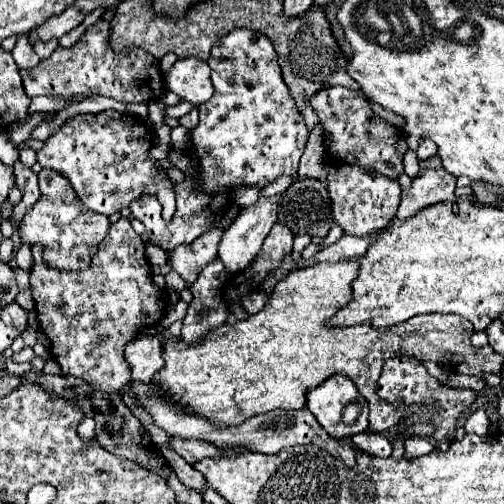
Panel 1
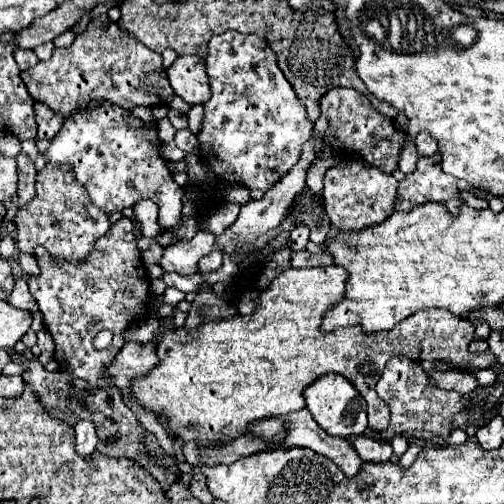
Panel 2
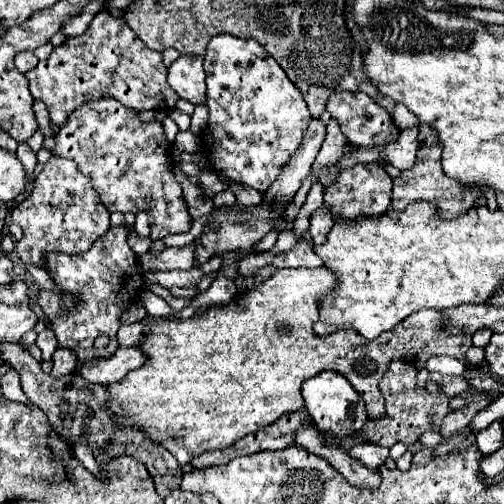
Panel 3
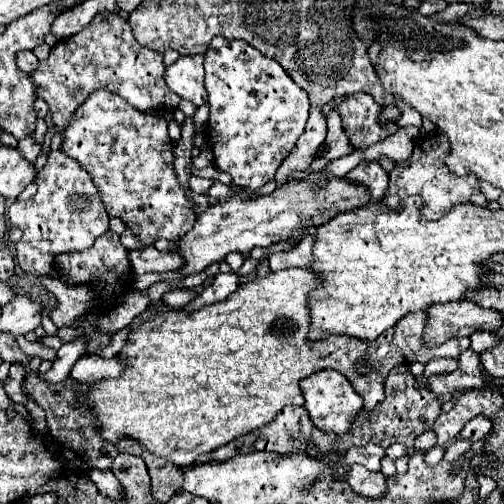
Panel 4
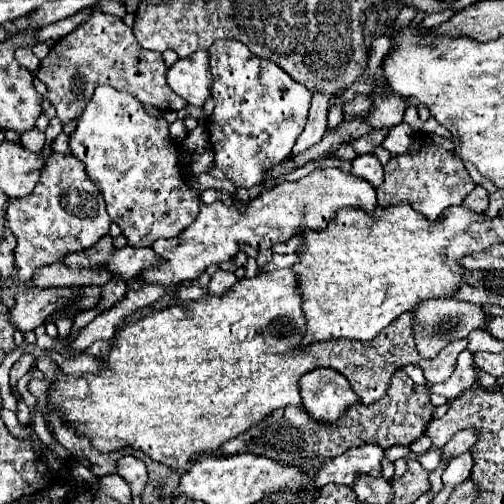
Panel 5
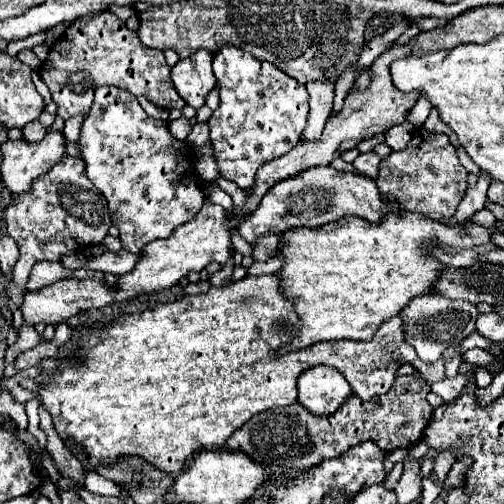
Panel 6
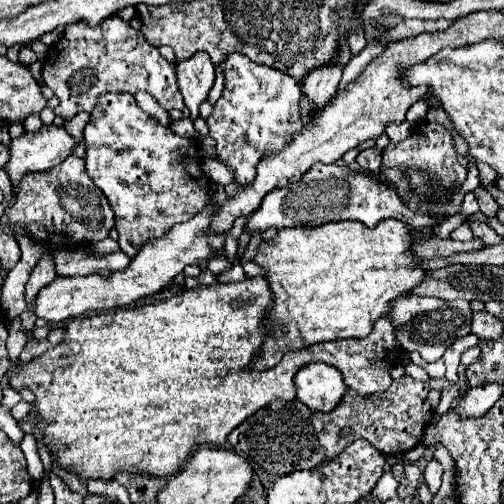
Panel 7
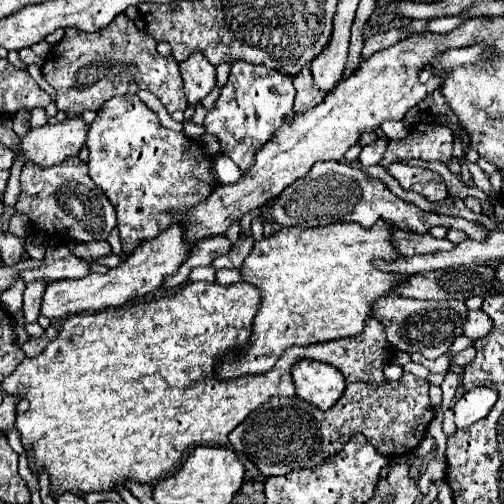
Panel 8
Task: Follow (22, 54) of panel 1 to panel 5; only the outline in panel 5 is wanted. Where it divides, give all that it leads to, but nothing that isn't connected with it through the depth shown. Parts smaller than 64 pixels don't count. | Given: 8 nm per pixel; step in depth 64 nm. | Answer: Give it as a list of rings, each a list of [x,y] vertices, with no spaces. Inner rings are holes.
[[[18,48],[18,50],[16,50],[16,60],[18,60],[24,68],[28,68],[30,72],[36,72],[36,68],[38,68],[38,64],[40,64],[40,60],[32,54],[32,48]]]

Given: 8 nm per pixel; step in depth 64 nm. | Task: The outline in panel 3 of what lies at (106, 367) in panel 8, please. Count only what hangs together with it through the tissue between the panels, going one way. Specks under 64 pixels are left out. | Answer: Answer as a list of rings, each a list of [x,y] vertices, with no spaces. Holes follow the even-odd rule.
[[[286,268],[276,270],[262,284],[246,290],[234,302],[226,306],[208,308],[200,318],[176,320],[162,318],[150,326],[138,344],[146,356],[146,364],[132,370],[116,384],[108,384],[106,408],[118,426],[132,426],[148,434],[148,438],[166,448],[182,466],[206,450],[222,450],[254,432],[276,422],[286,412],[296,412],[304,404],[300,400],[300,386],[304,380],[316,376],[322,370],[336,370],[346,376],[348,382],[366,402],[370,418],[384,414],[384,398],[380,392],[380,380],[392,360],[422,360],[430,356],[452,356],[466,362],[464,354],[472,346],[470,334],[446,334],[442,328],[442,316],[438,310],[420,310],[402,320],[396,328],[382,332],[376,340],[368,340],[354,330],[338,330],[328,336],[316,336],[312,324],[318,320],[316,300],[328,294],[336,284],[336,276],[320,268]]]

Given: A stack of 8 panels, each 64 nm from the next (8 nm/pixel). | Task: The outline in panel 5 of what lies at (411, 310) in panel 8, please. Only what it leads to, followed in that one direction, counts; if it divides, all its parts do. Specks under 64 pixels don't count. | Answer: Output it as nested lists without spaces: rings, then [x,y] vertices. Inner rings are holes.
[[[448,298],[448,300],[424,300],[424,304],[420,304],[420,308],[416,308],[414,314],[414,326],[412,326],[412,334],[414,334],[414,342],[416,342],[416,350],[420,350],[420,356],[426,358],[436,358],[436,354],[452,340],[456,338],[466,338],[472,330],[482,328],[486,322],[486,314],[480,306],[470,304],[470,302],[460,302],[456,298]]]

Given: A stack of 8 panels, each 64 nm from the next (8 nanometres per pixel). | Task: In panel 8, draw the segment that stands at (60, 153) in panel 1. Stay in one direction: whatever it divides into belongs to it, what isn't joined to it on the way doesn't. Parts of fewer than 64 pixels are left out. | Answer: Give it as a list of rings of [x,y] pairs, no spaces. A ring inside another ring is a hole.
[[[132,94],[114,96],[102,106],[90,124],[86,146],[90,150],[90,178],[116,208],[122,250],[126,254],[166,230],[172,224],[168,212],[186,212],[206,200],[218,186],[216,174],[212,172],[214,162],[202,146],[182,132],[164,128],[158,116]]]

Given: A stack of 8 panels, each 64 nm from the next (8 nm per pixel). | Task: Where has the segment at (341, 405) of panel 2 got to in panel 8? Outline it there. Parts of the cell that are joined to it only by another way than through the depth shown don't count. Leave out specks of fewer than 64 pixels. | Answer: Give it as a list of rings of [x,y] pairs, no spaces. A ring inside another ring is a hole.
[[[316,360],[296,362],[292,366],[292,376],[296,394],[310,404],[314,402],[314,406],[320,410],[332,408],[346,388],[346,380],[336,366]]]

